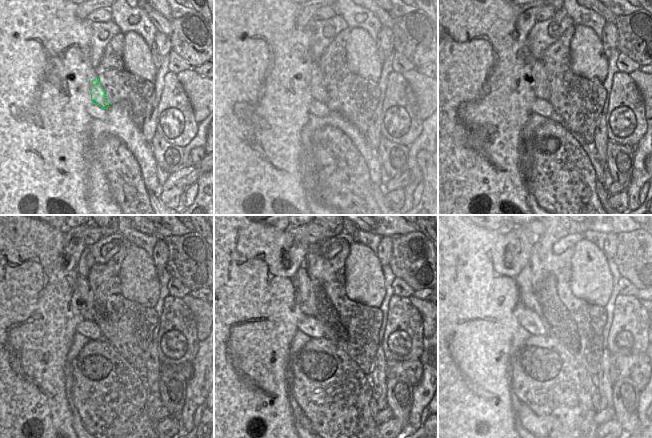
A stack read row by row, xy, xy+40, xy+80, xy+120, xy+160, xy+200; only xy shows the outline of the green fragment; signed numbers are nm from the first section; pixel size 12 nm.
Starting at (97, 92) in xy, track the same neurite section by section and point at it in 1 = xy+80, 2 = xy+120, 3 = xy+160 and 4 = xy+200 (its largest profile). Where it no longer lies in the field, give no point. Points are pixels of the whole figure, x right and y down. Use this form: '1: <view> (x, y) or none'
1: xy+80 (540, 84)
2: xy+120 (88, 309)
3: xy+160 (303, 280)
4: xy+200 (524, 280)

